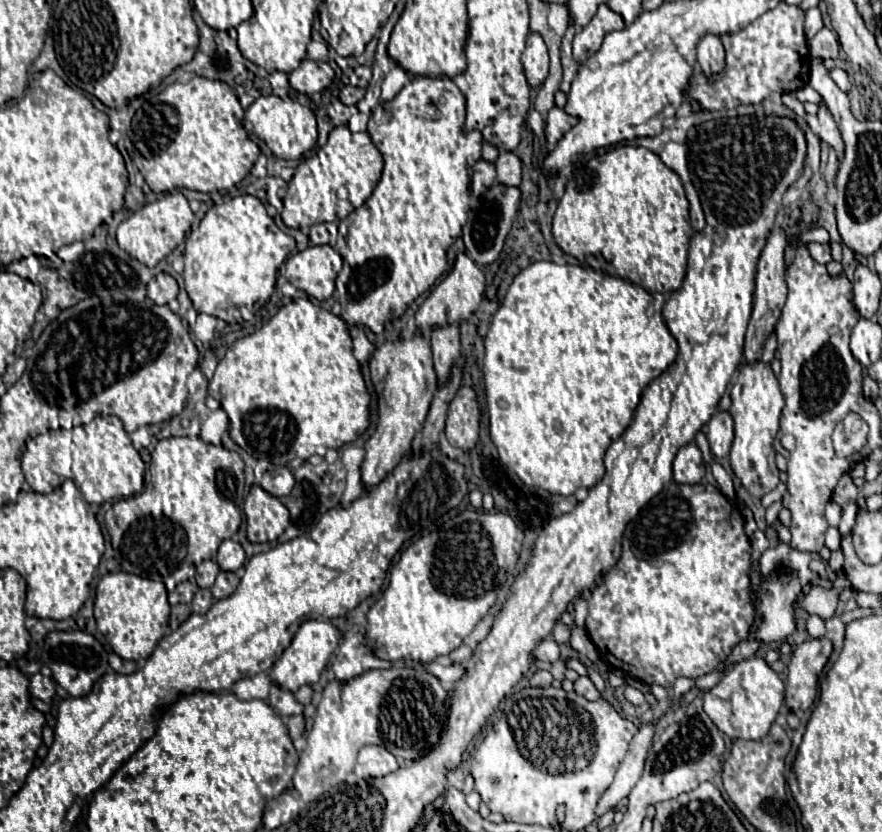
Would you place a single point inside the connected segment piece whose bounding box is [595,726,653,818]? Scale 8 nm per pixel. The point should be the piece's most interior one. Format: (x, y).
(631, 768)

